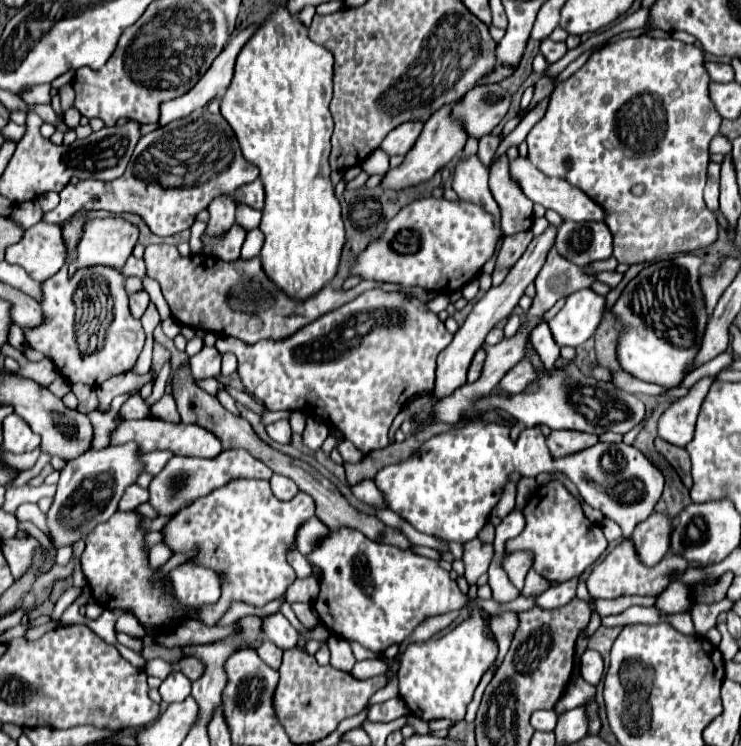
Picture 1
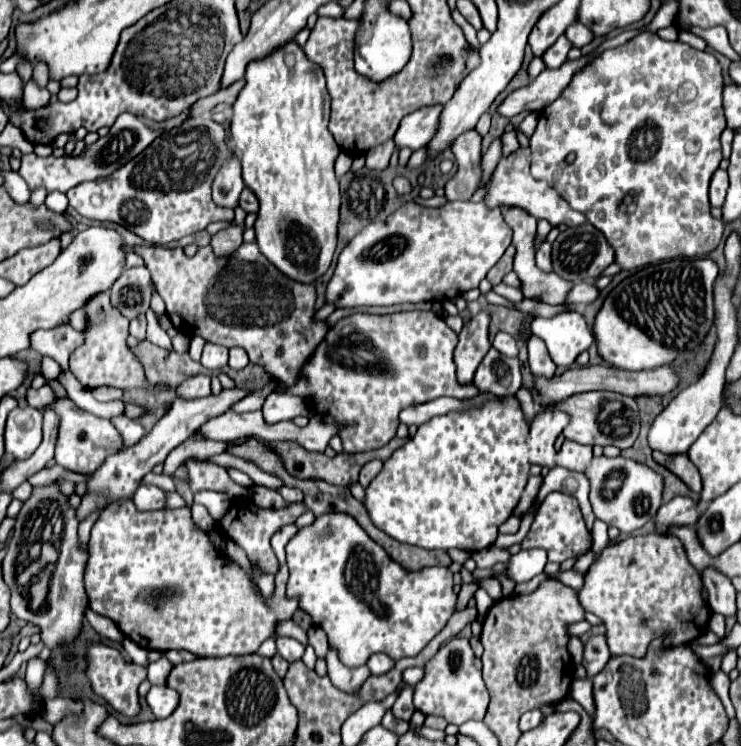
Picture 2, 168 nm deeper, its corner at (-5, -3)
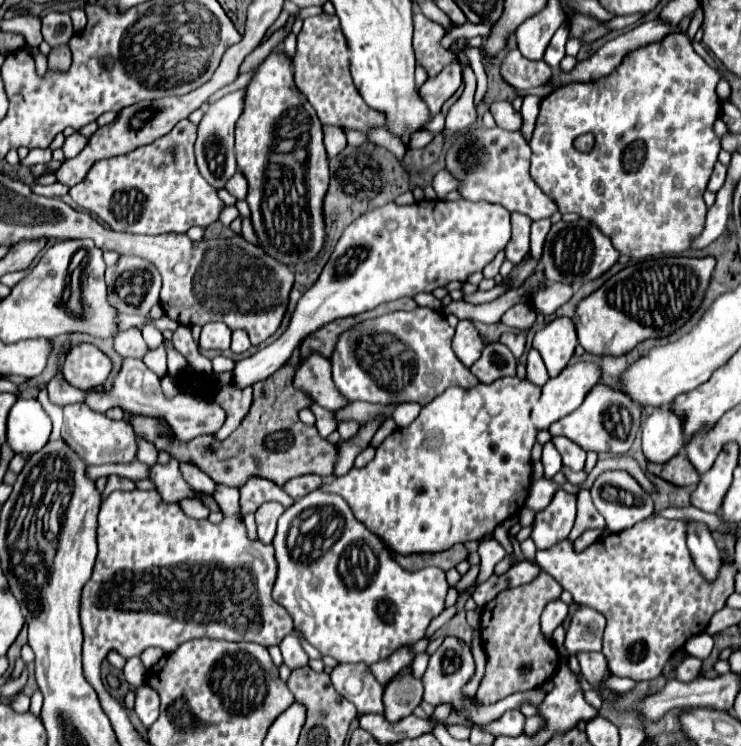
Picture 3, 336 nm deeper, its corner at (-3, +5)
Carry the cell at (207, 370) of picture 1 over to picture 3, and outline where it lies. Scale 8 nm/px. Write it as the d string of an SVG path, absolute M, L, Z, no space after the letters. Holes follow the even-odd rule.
M208 322L202 326L200 348L202 350L228 350L232 330L224 322Z

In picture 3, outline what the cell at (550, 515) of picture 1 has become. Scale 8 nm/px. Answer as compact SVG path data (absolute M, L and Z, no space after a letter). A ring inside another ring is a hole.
M558 490L548 508L536 514L532 540L538 550L550 548L552 544L568 538L576 518L576 496Z

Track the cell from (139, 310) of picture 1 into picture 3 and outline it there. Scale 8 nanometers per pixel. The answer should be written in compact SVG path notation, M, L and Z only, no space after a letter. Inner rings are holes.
M132 328L132 330L124 330L114 338L114 352L120 354L122 358L126 356L134 356L134 358L142 358L148 352L148 346L140 334L140 330Z

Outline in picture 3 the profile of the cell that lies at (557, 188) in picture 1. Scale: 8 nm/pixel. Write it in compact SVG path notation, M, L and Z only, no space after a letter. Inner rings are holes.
M472 126L468 130L456 132L450 138L446 152L446 170L460 182L458 194L470 202L490 202L500 204L508 212L526 214L530 220L550 218L558 208L540 192L540 188L530 178L530 158L532 151L520 132L508 132L502 128ZM468 148L468 162L466 162ZM468 164L468 166L466 166Z

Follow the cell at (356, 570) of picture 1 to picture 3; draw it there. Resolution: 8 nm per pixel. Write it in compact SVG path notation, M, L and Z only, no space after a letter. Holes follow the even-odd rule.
M314 490L298 498L278 520L276 536L272 540L274 558L278 562L278 576L272 590L274 602L286 608L294 620L294 630L310 642L322 656L332 656L338 662L374 664L388 658L394 650L418 642L430 620L444 610L448 592L446 574L440 568L424 568L418 572L404 570L352 514L348 502L324 490Z

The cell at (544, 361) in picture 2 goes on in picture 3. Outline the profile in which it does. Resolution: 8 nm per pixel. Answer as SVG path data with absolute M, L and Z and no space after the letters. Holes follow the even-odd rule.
M532 348L528 352L528 362L526 362L526 380L530 380L536 386L544 386L544 382L548 380L548 372L544 368L544 362L540 358L540 354Z

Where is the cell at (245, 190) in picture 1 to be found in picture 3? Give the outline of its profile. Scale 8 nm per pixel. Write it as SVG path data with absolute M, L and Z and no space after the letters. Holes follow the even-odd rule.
M236 170L236 174L226 182L224 186L232 196L236 196L238 200L244 200L246 198L246 190L248 190L248 182L244 178L244 174L240 170Z

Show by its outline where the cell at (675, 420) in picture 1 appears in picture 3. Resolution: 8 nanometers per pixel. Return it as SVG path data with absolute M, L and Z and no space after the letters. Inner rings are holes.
M666 406L654 408L642 428L642 452L648 462L664 464L680 452L684 434L680 432L680 420L668 412Z

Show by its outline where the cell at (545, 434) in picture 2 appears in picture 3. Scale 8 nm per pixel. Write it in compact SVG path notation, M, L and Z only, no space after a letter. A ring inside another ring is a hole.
M576 362L566 366L560 376L542 386L542 396L532 410L532 422L538 430L548 430L562 416L572 414L586 394L600 382L602 368L594 362Z

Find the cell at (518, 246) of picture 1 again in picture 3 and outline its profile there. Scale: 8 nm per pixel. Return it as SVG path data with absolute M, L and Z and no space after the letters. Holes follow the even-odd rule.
M498 252L498 254L496 254L496 258L494 258L490 264L486 264L486 268L482 270L484 278L494 278L494 276L498 274L498 270L500 270L502 260L504 260L504 252Z

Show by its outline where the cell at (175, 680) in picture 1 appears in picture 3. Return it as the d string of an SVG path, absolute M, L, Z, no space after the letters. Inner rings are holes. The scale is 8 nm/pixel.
M142 684L136 690L136 714L138 714L140 722L144 724L144 728L150 728L156 722L158 708L160 708L158 694L152 692L146 684Z

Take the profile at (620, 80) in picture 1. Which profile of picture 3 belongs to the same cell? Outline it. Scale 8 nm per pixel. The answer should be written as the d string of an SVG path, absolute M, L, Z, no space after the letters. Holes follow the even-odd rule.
M670 34L658 44L650 44L648 48L640 48L624 58L624 62L606 78L600 78L596 82L582 82L582 84L568 84L550 96L546 96L540 102L540 114L536 122L534 136L530 140L532 148L532 166L530 166L530 176L532 180L542 188L542 192L558 206L562 214L566 212L576 212L578 216L594 222L604 236L612 240L612 246L630 258L646 258L654 254L676 254L688 250L688 244L696 232L704 226L704 216L706 216L706 204L702 200L702 194L706 192L706 184L710 180L712 168L718 160L720 152L720 138L714 134L714 120L718 118L720 112L720 100L716 96L716 84L720 80L720 74L702 58L694 52L690 40L686 34ZM580 134L594 134L594 148L590 152L578 152L574 148L574 138Z

